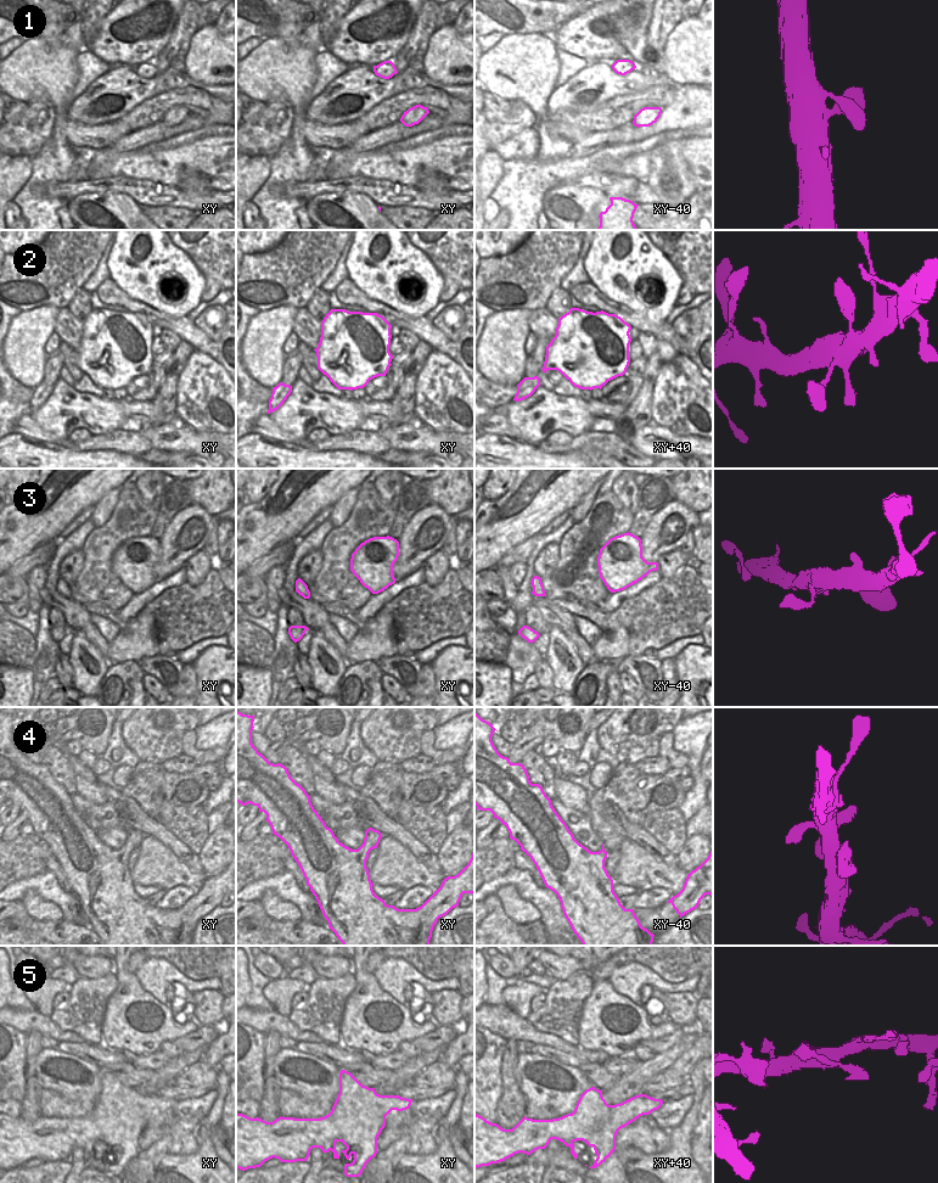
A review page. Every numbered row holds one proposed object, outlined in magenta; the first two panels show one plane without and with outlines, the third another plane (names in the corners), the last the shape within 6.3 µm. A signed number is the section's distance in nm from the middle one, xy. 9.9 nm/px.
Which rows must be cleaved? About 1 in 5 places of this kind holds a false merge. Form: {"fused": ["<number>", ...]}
{"fused": []}

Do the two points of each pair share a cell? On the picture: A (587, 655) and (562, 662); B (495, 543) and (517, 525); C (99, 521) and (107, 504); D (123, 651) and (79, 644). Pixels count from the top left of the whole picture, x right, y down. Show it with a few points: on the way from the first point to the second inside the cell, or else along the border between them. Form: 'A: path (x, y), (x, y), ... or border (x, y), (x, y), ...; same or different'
A: border (565, 632), (573, 644), (578, 657), (585, 665); different
B: path (500, 538), (512, 526); same
C: path (99, 517), (105, 508); same
D: border (106, 657), (108, 663); different

